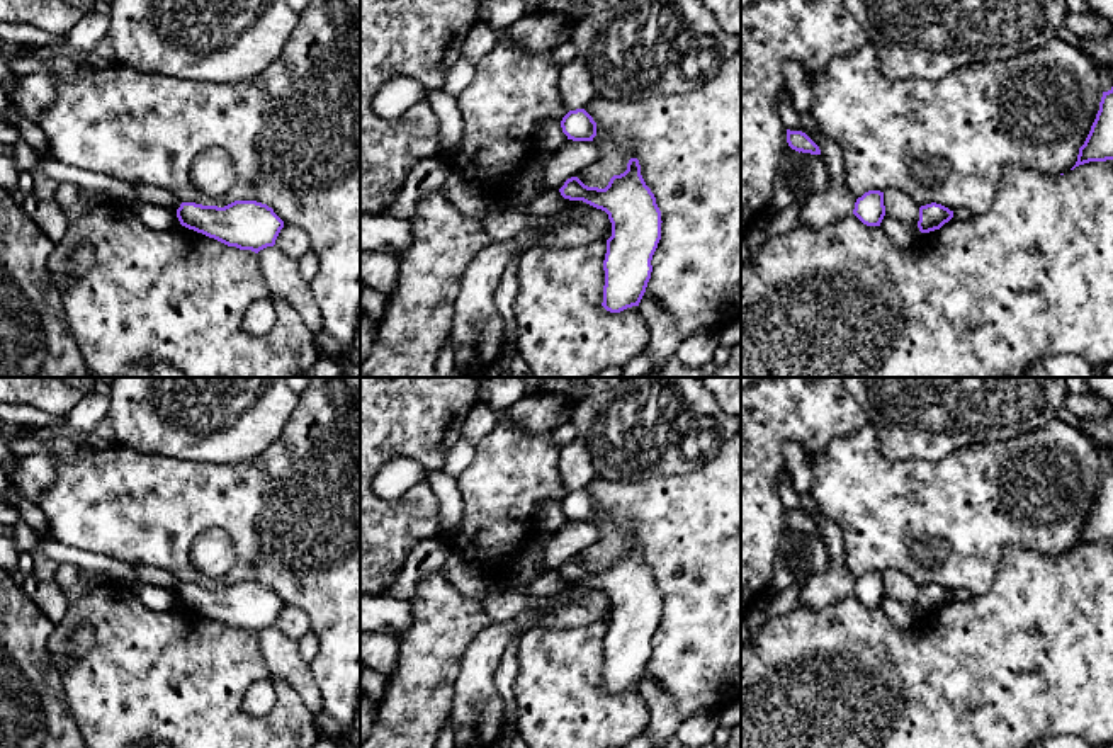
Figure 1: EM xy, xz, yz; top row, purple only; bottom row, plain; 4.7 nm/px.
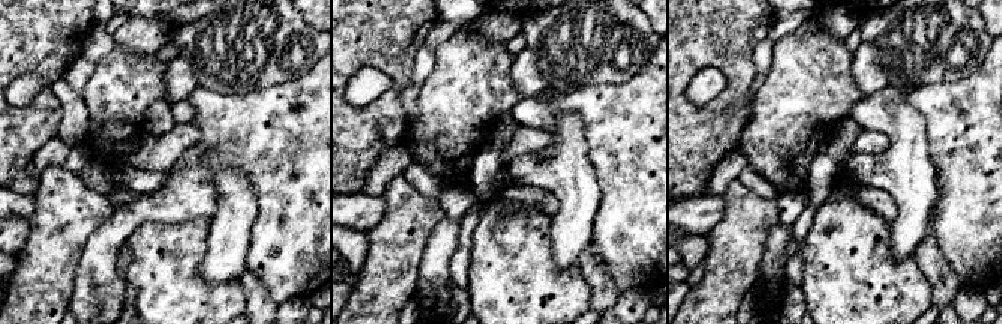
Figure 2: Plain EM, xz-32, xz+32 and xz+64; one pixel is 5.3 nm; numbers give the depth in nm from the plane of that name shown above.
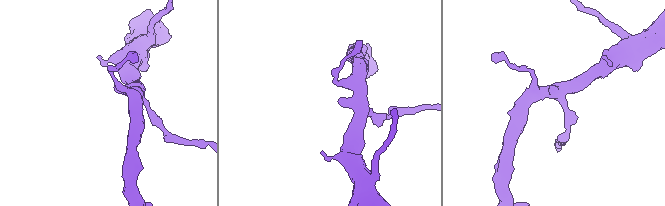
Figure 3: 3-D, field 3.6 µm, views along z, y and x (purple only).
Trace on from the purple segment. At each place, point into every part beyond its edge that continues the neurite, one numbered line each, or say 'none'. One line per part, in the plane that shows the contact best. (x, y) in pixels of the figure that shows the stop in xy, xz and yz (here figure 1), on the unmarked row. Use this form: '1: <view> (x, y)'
none

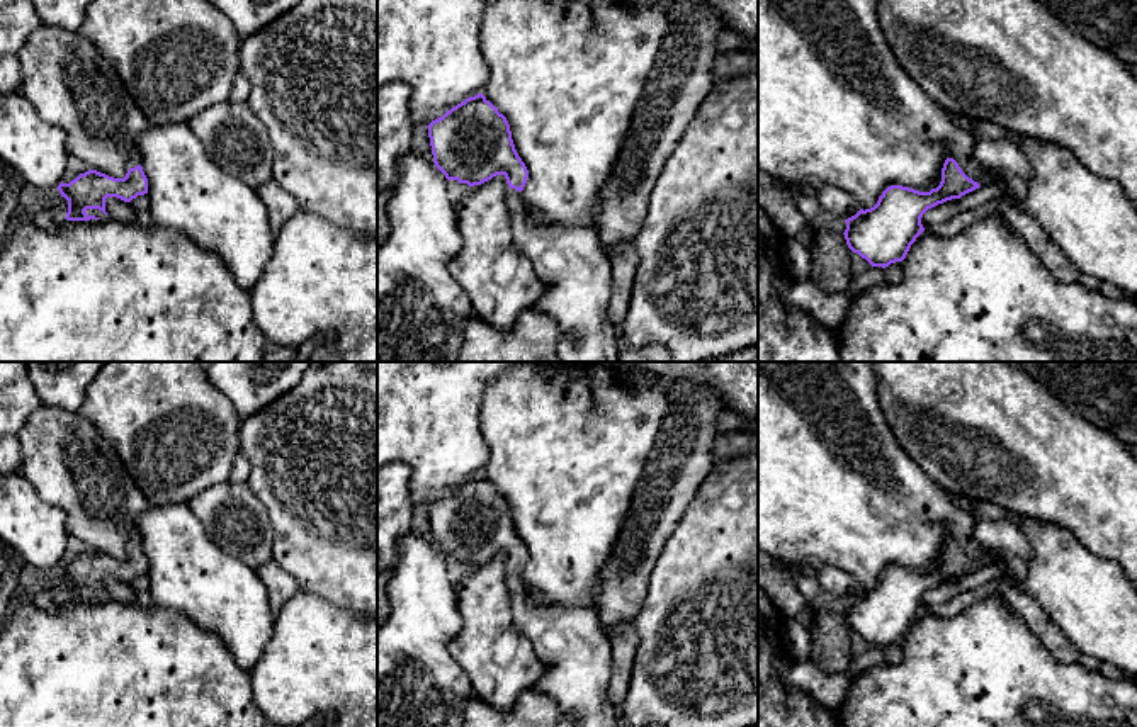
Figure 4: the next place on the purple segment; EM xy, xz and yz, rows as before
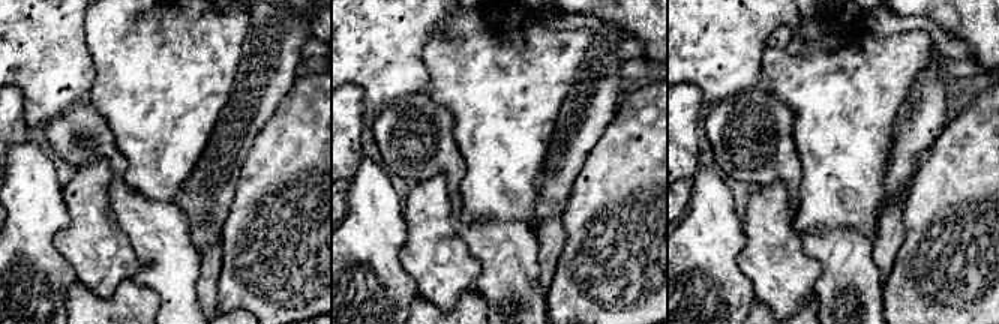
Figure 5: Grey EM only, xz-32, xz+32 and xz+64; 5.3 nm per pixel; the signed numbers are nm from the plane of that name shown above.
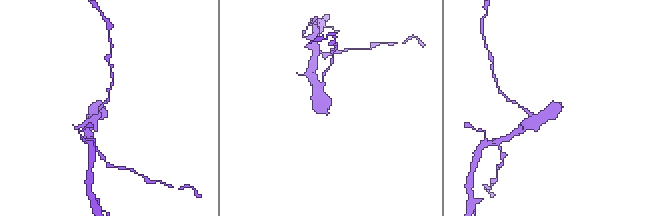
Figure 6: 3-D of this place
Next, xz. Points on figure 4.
1: xz (570, 642)

